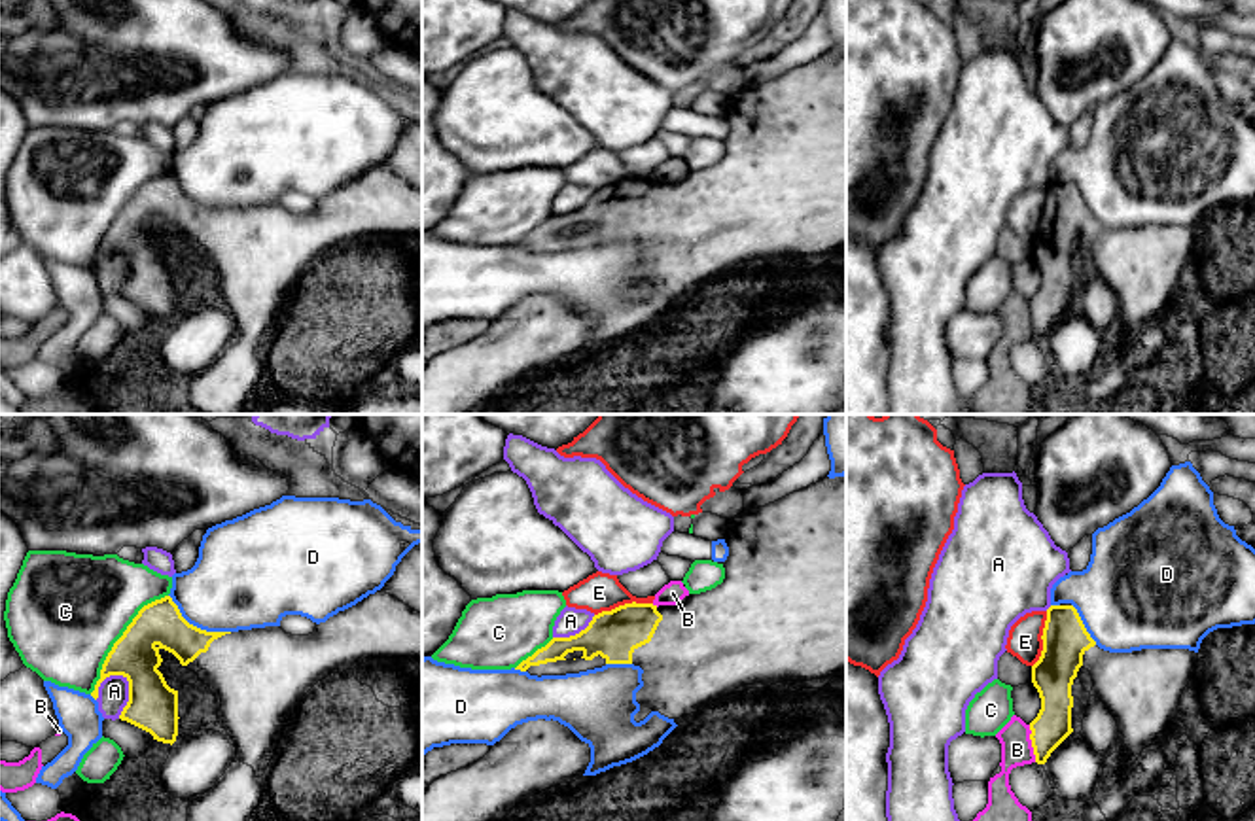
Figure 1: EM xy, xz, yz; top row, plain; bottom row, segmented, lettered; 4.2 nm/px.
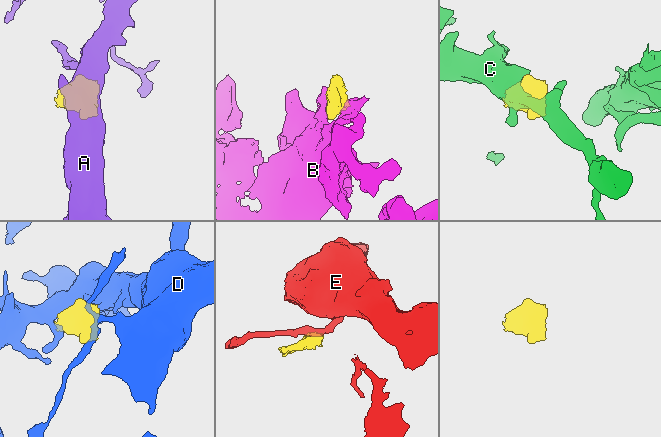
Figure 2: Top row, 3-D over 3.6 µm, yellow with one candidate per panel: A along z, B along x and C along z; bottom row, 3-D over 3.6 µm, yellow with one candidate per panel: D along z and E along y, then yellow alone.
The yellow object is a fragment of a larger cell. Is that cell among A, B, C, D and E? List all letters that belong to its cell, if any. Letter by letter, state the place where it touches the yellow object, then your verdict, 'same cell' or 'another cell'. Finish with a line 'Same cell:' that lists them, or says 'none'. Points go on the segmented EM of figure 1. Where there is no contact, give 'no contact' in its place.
A: meets yellow in xy at (129, 691); another cell
B: meets yellow in yz at (1032, 744); another cell
C: meets yellow in xy at (120, 638); another cell
D: meets yellow in xy at (195, 627); another cell
E: meets yellow in xz at (625, 604); another cell
Same cell: none

